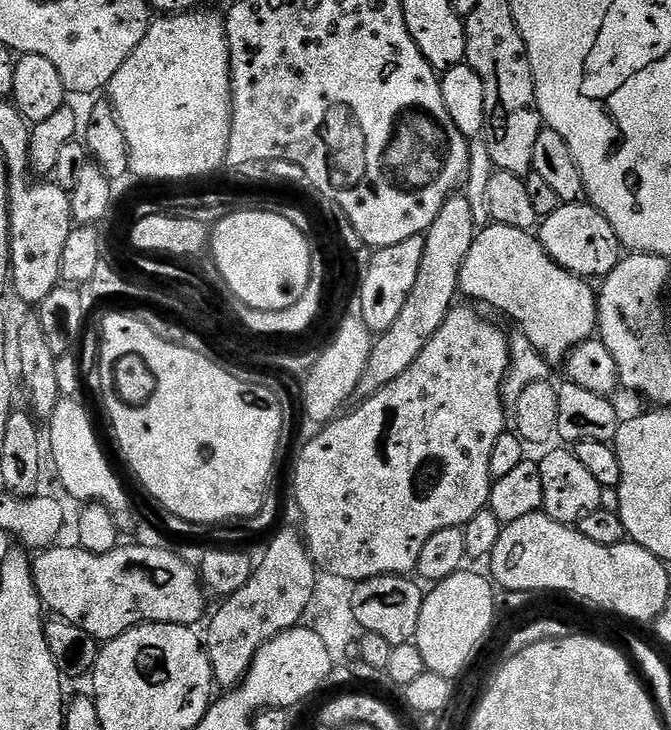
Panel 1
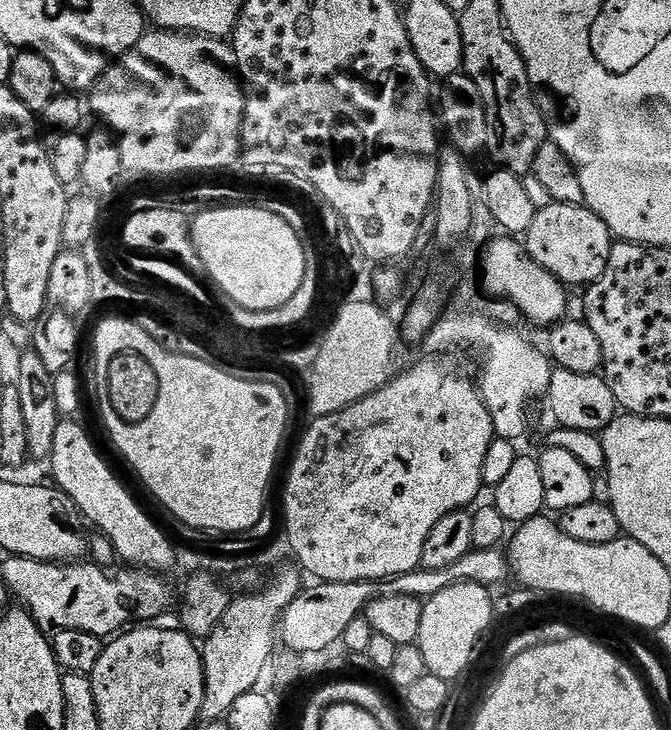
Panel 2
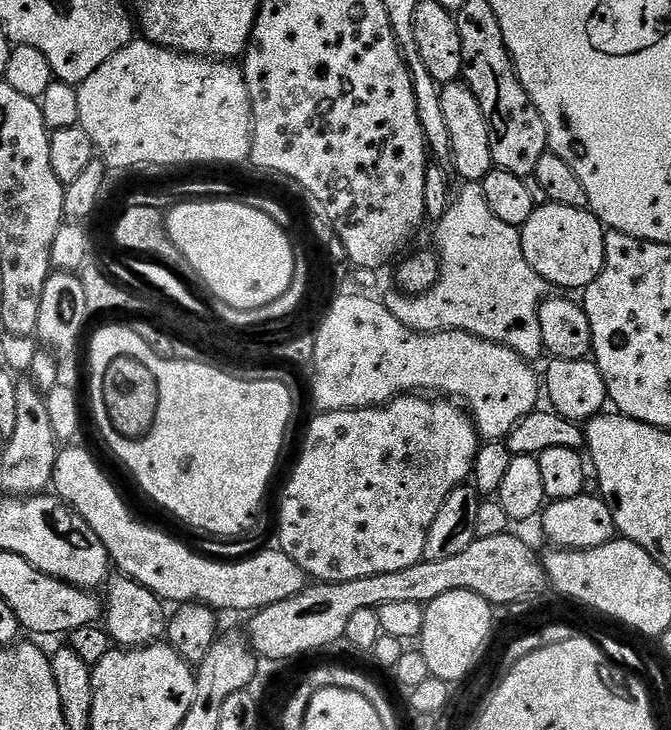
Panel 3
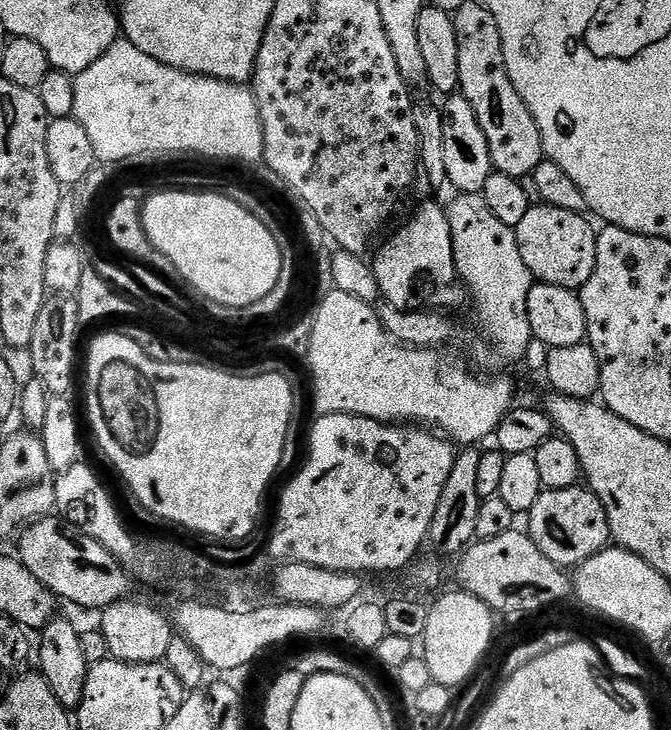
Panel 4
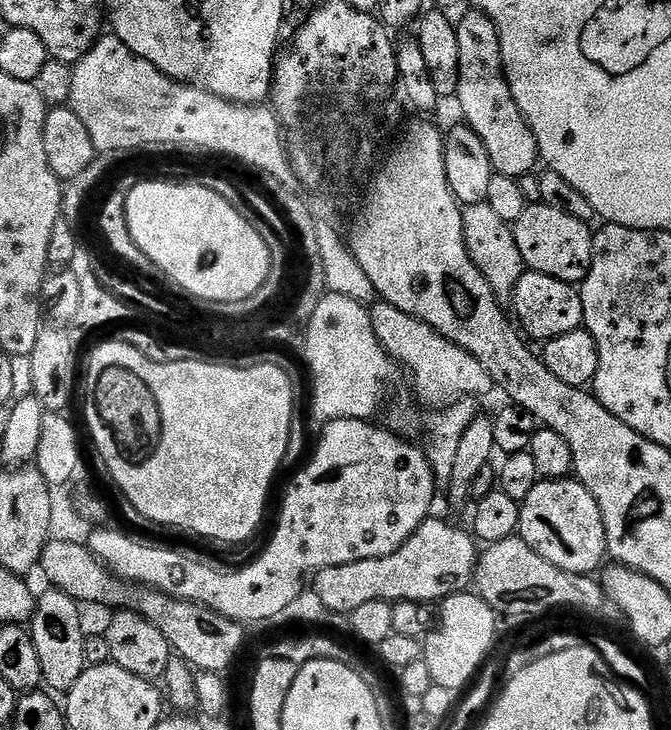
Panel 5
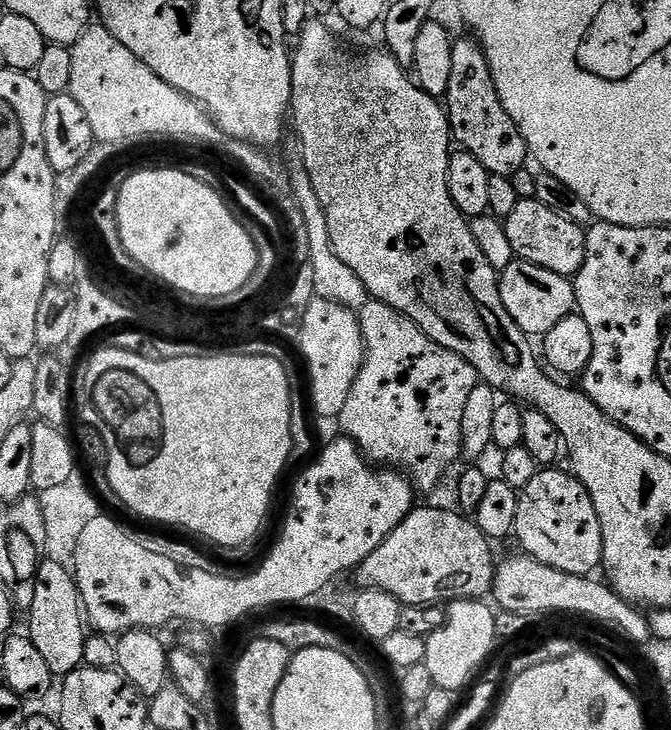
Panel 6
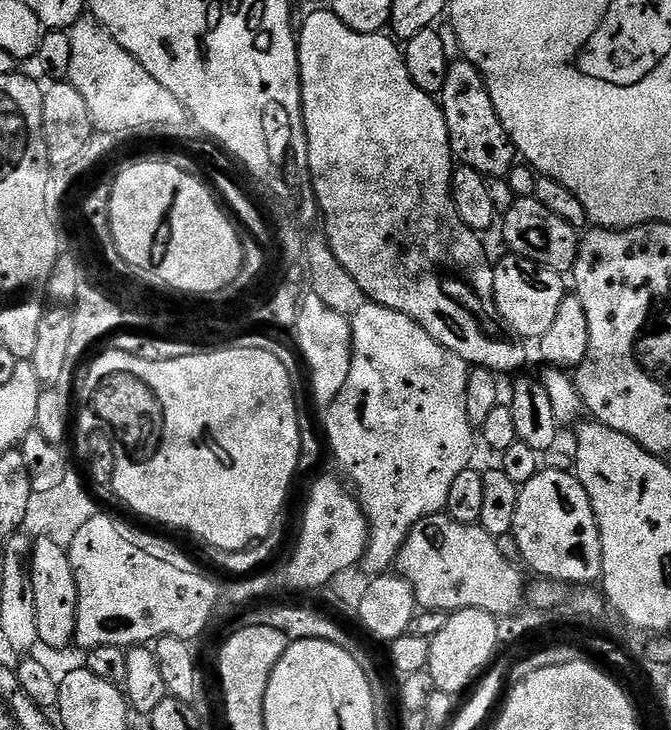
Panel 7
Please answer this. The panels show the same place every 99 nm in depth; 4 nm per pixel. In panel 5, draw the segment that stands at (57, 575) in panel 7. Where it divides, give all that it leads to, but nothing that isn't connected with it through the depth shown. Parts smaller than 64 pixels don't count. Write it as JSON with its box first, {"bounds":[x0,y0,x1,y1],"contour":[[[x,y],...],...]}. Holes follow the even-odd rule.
{"bounds":[30,587,86,694],"contour":[[[49,587],[47,591],[41,596],[39,593],[35,601],[30,631],[34,650],[38,650],[38,662],[42,662],[44,684],[53,693],[67,694],[74,686],[74,682],[78,682],[86,667],[84,662],[86,631],[84,632],[84,624],[80,621],[82,608],[77,600],[67,596],[59,588]]]}

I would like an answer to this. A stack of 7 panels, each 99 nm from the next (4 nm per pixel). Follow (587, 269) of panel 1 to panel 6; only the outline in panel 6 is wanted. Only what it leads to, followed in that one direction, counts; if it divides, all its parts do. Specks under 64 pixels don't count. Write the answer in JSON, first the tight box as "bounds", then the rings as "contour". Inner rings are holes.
{"bounds":[503,200,586,277],"contour":[[[520,200],[514,211],[503,221],[506,238],[510,238],[513,257],[524,260],[527,264],[542,266],[559,276],[575,277],[586,258],[586,232],[570,218],[554,214],[554,210],[542,206],[542,202]]]}

